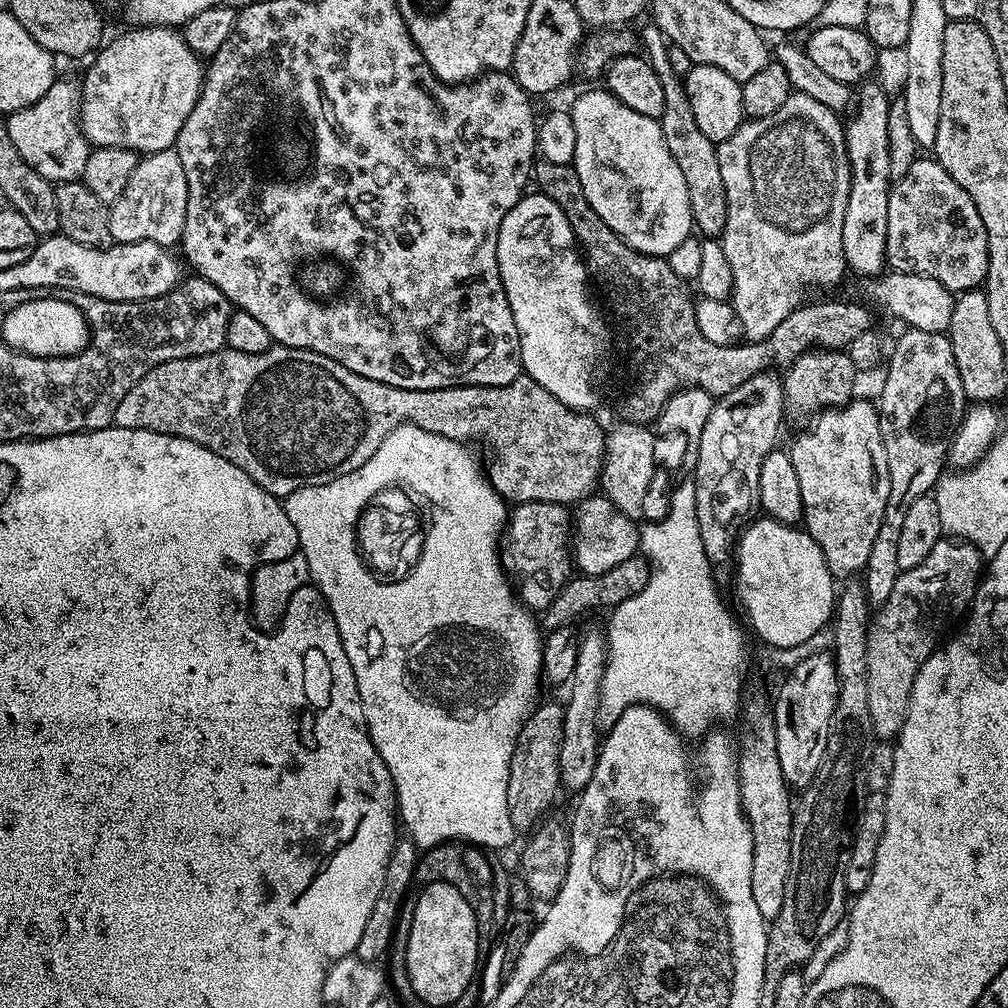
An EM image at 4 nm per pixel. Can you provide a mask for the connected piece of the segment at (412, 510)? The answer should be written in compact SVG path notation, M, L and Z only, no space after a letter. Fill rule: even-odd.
M400 486L382 490L361 510L356 523L358 551L369 569L385 582L400 580L406 576L418 562L424 545L422 512L420 516L416 509L417 501L404 492L407 491Z

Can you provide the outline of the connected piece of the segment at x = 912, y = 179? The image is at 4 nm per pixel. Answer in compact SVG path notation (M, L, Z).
M917 158L906 176L895 181L888 192L890 211L886 213L886 264L889 269L910 274L922 274L934 278L953 294L980 288L988 269L988 243L986 226L978 215L978 206L970 199L970 194L946 174L946 170L935 158Z

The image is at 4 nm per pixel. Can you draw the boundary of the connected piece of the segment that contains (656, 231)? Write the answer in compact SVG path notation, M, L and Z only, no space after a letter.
M604 86L582 93L570 105L570 111L574 118L574 135L578 137L578 142L574 142L574 158L571 165L576 169L578 182L582 182L586 202L594 206L594 214L598 214L598 218L602 218L602 222L606 222L606 226L610 226L610 230L614 230L614 234L620 237L629 248L634 249L641 256L668 258L672 251L678 249L684 239L693 235L694 225L690 210L690 190L686 190L686 178L682 178L682 169L678 167L678 162L674 162L674 154L670 154L670 146L666 146L666 138L662 138L662 126L659 120L646 118L646 114L638 114L638 110L630 110L630 106L618 102L618 98Z

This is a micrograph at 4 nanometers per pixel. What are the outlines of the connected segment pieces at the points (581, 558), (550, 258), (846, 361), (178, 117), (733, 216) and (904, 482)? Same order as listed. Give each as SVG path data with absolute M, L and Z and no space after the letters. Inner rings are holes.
M593 494L575 505L570 529L570 555L575 567L583 575L606 574L606 570L614 570L622 562L633 559L637 555L636 547L640 544L640 532L636 529L637 521L633 517L622 514L614 502L610 502L603 494Z
M525 194L521 196L520 201L510 210L510 214L506 214L506 218L502 218L502 226L498 230L498 274L502 278L502 286L506 290L506 302L510 302L510 314L514 314L514 326L518 326L520 366L523 375L529 376L534 382L538 382L538 386L542 386L542 390L550 390L550 394L554 394L554 398L558 398L560 402L570 406L575 412L588 412L595 409L598 404L598 384L594 379L594 373L597 371L602 349L610 341L610 328L609 325L608 328L604 325L603 318L596 316L595 310L592 309L592 300L588 297L588 284L590 288L588 269L577 245L574 230L570 226L570 222L566 222L566 214L562 214L560 207L549 196L535 195Z
M813 350L803 352L793 364L789 364L782 376L784 402L789 417L815 417L825 408L841 408L853 399L858 373L844 350Z
M136 26L128 31L132 32L122 33L109 44L107 41L95 53L91 61L93 64L84 76L84 84L79 85L80 133L88 139L92 148L125 148L137 154L161 152L175 145L182 122L186 122L190 110L194 110L204 85L206 68L201 57L192 52L190 46L186 46L183 35L175 28Z
M793 91L793 93L792 93L792 96L791 96L791 97L790 97L790 98L786 98L786 102L782 102L782 106L781 106L781 107L780 107L780 108L779 108L779 109L778 109L778 110L774 110L774 114L770 114L770 115L769 115L769 116L767 116L767 117L766 117L766 118L762 118L762 119L761 119L761 120L753 120L753 119L751 119L751 118L748 118L748 119L745 119L745 121L744 121L744 123L743 123L743 124L741 124L741 126L740 126L740 128L739 128L739 129L738 129L738 130L734 130L734 134L730 134L730 138L726 138L726 139L725 139L725 140L724 140L724 141L723 141L723 142L722 142L722 143L721 143L721 144L718 144L718 145L716 145L716 153L717 153L717 154L718 154L718 170L722 170L722 186L726 186L726 198L727 198L727 199L728 199L728 209L727 209L727 210L726 210L726 222L725 222L725 223L724 223L724 235L723 235L723 237L722 237L722 243L723 243L723 245L724 245L724 250L725 250L725 254L726 254L726 259L727 259L727 261L728 261L728 263L729 263L729 264L730 264L730 270L732 270L732 271L733 271L733 286L732 286L732 289L731 289L731 297L730 297L730 303L731 303L731 306L732 306L732 308L733 308L733 309L734 309L734 310L735 310L735 311L736 311L736 318L737 318L737 321L738 321L738 328L739 328L739 331L740 331L740 332L741 332L741 333L743 333L743 335L744 335L744 332L745 332L745 334L746 334L746 335L748 335L748 336L745 336L745 337L747 337L747 339L748 339L748 340L749 340L749 341L752 341L752 342L755 342L755 341L757 341L757 340L765 340L765 338L766 338L766 337L767 337L767 336L768 336L768 335L769 335L769 334L771 334L771 333L772 333L772 331L773 331L773 330L774 330L774 326L778 326L778 322L782 322L782 318L786 318L786 317L787 317L787 316L789 316L789 315L790 315L790 313L791 313L791 312L793 312L793 311L794 311L794 309L796 309L796 308L798 308L798 307L800 307L800 305L801 305L801 303L802 303L802 301L803 301L803 300L804 300L804 299L805 299L805 296L804 296L804 291L806 291L806 290L807 290L807 288L832 288L832 287L834 287L834 286L835 286L835 284L836 284L836 283L838 283L838 282L839 282L839 280L840 280L840 279L842 279L842 278L843 278L843 276L844 276L844 272L845 272L845 273L846 273L846 265L845 265L845 262L844 262L844 251L843 251L843 250L842 250L842 218L843 218L843 217L844 217L844 215L845 215L845 214L846 214L846 198L850 198L850 182L851 182L851 181L852 181L852 167L851 167L851 166L850 166L850 162L849 162L849 161L848 161L848 147L847 147L847 146L846 146L846 138L845 138L845 137L844 137L844 124L843 124L843 123L842 123L842 120L840 120L840 119L841 119L841 117L840 117L840 116L839 116L839 115L837 115L837 113L834 113L834 112L832 112L832 111L830 111L830 109L828 109L828 108L827 108L827 107L826 107L826 106L822 106L822 102L814 102L814 98L810 98L810 97L809 97L809 96L807 96L807 95L806 95L806 94L802 94L802 93L801 93L801 92L798 92L798 91ZM766 156L770 156L770 180L768 180L768 178L766 178L766 182L764 182L764 178L762 178L762 176L764 176L764 172L762 172L762 170L764 170L764 168L766 168L766 164L764 164L764 162L760 162L760 160L764 160L764 158L766 158ZM760 210L766 210L766 212L770 212L770 224L768 224L768 220L764 220L764 218L762 218L762 216L760 216Z
M917 328L904 330L897 338L896 345L892 350L890 348L886 368L887 364L888 373L885 374L884 385L880 388L878 411L882 442L886 446L886 466L890 470L890 498L886 498L886 514L882 514L882 526L878 526L874 547L870 549L870 558L862 573L862 583L868 595L869 605L872 606L884 604L886 598L890 598L890 593L894 591L894 582L898 582L902 571L898 566L898 537L902 535L902 522L913 502L917 498L929 495L935 489L937 480L946 468L952 433L966 411L966 397L962 390L962 378L958 374L958 362L954 362L954 350L945 333L927 332Z

